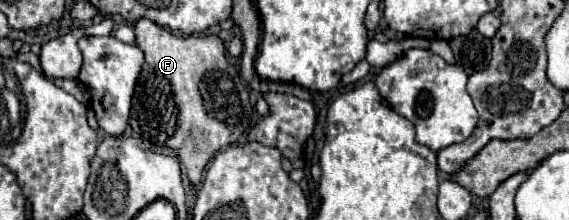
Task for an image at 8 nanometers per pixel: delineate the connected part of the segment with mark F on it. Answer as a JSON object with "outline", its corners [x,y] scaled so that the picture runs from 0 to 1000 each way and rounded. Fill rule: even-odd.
{"outline":[[[248,82],[236,109],[236,150],[241,209],[255,245],[255,291],[251,291],[248,345],[241,364],[227,573],[248,636],[255,636],[269,664],[293,664],[293,673],[308,682],[315,727],[322,727],[322,755],[329,773],[336,836],[346,845],[353,827],[357,773],[360,773],[364,736],[374,718],[374,700],[381,682],[388,682],[392,664],[417,645],[417,627],[434,582],[441,582],[445,482],[438,464],[438,418],[427,391],[424,355],[420,355],[420,400],[417,400],[420,327],[399,273],[395,209],[381,164],[311,173],[258,82]]]}

